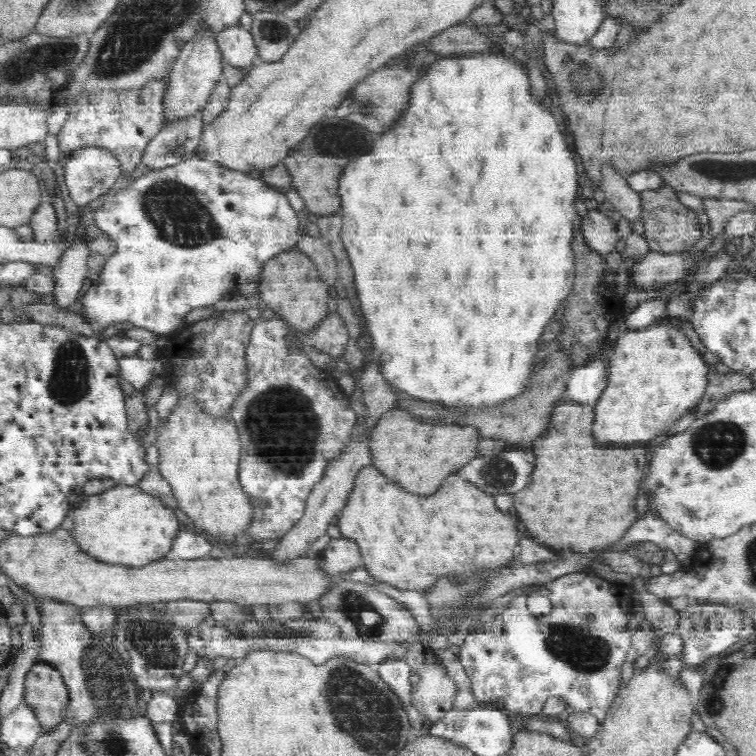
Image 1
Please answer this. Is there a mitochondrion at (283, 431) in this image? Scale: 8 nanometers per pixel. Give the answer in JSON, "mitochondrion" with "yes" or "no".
{"mitochondrion":"yes"}

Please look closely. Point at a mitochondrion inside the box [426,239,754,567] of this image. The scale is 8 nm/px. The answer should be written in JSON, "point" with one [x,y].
{"point":[717,444]}

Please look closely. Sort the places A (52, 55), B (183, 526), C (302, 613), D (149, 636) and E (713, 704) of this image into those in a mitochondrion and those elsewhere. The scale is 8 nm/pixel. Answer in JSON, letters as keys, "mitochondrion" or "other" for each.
{"A":"mitochondrion","B":"other","C":"other","D":"mitochondrion","E":"mitochondrion"}

